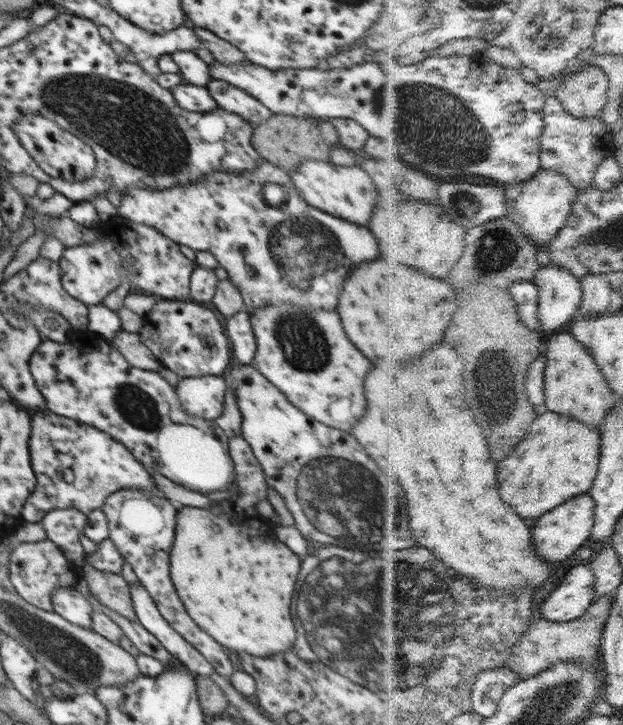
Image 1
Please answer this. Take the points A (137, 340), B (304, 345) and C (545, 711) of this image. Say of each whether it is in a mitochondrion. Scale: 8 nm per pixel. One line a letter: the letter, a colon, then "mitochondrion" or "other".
A: other
B: mitochondrion
C: mitochondrion

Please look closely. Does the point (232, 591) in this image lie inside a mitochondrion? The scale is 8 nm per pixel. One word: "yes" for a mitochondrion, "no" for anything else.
no

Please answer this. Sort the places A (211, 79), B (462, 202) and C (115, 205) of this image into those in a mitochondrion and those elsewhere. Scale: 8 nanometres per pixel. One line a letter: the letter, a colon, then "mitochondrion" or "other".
A: other
B: mitochondrion
C: other

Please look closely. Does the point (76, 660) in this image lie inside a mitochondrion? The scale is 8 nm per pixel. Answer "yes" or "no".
yes

